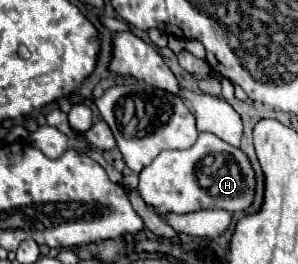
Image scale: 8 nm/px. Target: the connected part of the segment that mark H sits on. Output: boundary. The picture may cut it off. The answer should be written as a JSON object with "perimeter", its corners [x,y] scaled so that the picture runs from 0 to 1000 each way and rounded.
{"perimeter":[[[668,504],[661,542],[621,572],[540,572],[507,625],[466,655],[466,731],[534,807],[641,807],[668,792],[815,799],[856,754],[856,648],[836,595],[708,504]]]}

